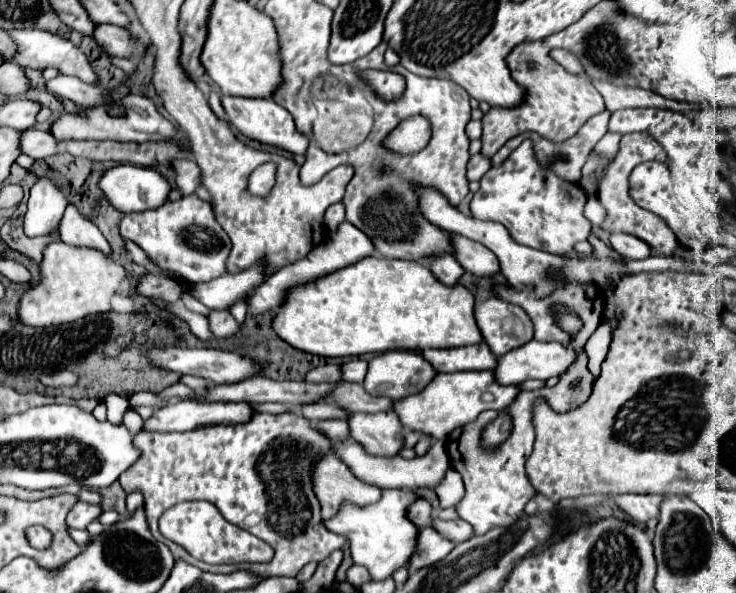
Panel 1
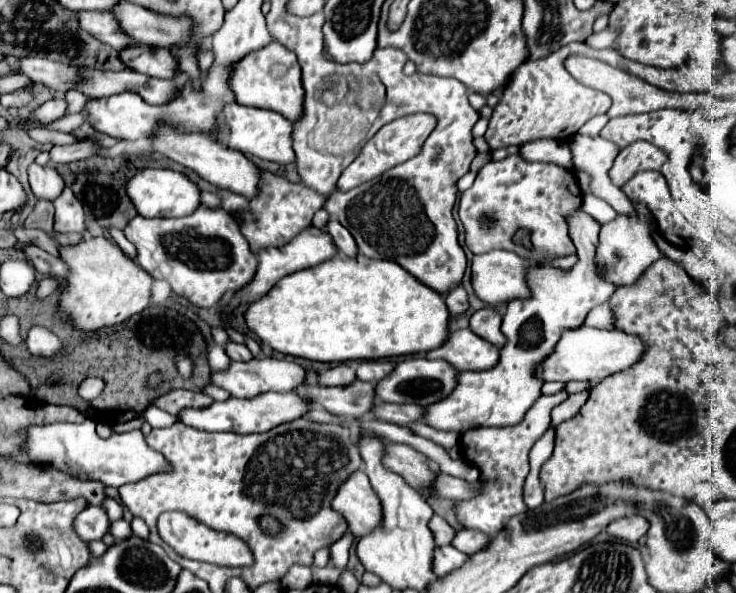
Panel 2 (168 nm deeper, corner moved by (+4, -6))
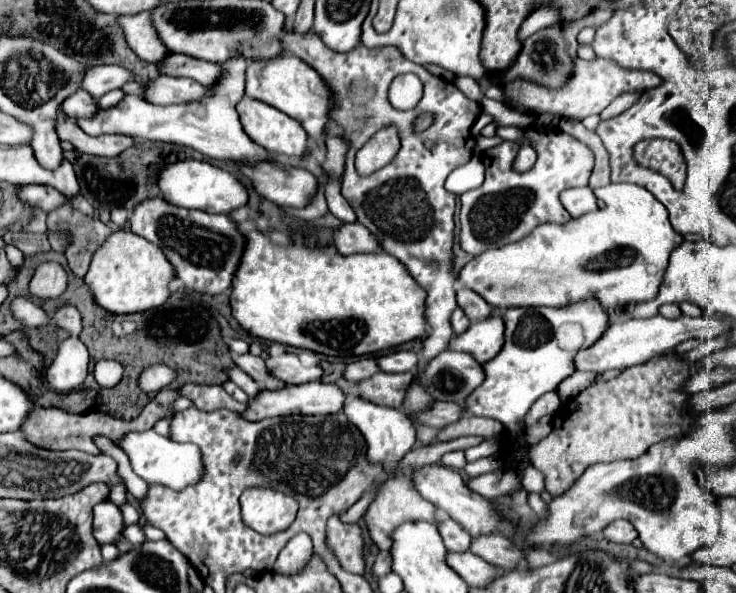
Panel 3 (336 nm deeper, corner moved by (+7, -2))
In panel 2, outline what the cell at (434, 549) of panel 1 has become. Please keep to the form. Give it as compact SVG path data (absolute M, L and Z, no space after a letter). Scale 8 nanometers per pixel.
M438 546L436 554L434 554L434 572L438 576L446 576L446 574L458 570L460 566L464 566L468 560L470 560L470 556L456 550L454 546Z

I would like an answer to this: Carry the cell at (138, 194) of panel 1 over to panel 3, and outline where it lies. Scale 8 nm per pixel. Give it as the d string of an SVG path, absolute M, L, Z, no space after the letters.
M183 160L167 164L157 172L159 196L173 206L183 206L187 210L203 210L209 214L229 214L231 210L247 204L247 188L229 172L199 160Z

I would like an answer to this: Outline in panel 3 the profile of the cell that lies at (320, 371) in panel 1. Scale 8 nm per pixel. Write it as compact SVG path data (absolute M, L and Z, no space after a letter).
M363 356L363 358L357 358L357 360L349 362L349 364L345 364L343 378L349 380L349 382L361 382L361 380L369 378L375 372L379 372L379 368L375 364L375 358Z

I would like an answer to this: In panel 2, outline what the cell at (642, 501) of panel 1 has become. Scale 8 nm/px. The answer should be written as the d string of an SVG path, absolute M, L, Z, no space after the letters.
M630 516L630 518L620 518L614 520L606 532L618 540L624 540L628 544L636 544L646 532L648 532L648 522L644 522L642 516Z

